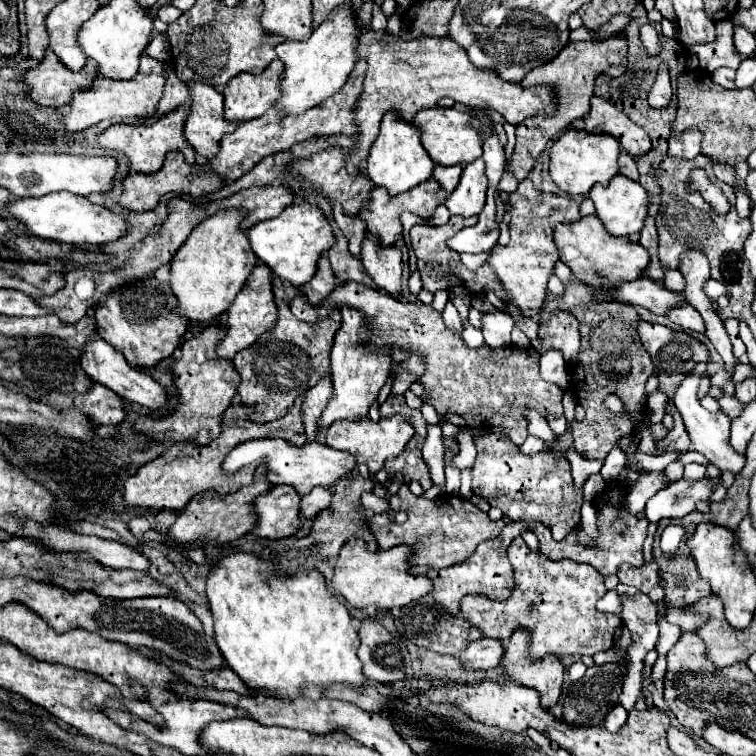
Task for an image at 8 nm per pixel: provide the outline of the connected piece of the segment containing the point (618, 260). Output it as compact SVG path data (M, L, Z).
M587 215L573 223L559 223L555 227L555 245L559 249L559 259L571 267L579 281L597 287L603 285L603 289L613 287L621 279L637 279L643 273L643 267L649 263L649 253L639 243L629 241L629 237L609 235L597 215Z

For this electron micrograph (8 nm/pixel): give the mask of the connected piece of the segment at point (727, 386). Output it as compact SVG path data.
M725 369L716 372L711 377L711 385L718 385L722 387L724 392L734 392L735 386L731 383L732 373L727 373Z

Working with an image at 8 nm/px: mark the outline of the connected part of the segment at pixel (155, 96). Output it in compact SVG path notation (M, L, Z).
M151 59L151 73L137 73L133 79L129 81L113 81L113 79L103 79L97 77L91 89L87 91L77 91L71 97L69 103L69 111L63 113L61 123L65 125L65 131L69 133L77 133L83 131L91 125L97 125L105 119L121 119L121 121L133 121L133 119L147 119L155 113L155 105L161 97L163 85L165 85L165 77L163 77L163 69L161 63Z

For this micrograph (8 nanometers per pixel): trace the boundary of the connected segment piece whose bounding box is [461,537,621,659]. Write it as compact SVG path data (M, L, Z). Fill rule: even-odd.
M521 537L511 541L507 557L515 573L515 587L507 599L489 601L479 595L467 595L461 601L463 619L479 629L483 637L505 641L515 629L527 629L531 659L543 659L547 655L595 655L613 645L613 631L621 625L621 619L595 609L595 603L607 593L603 575L595 567L571 559L553 561L531 551Z

